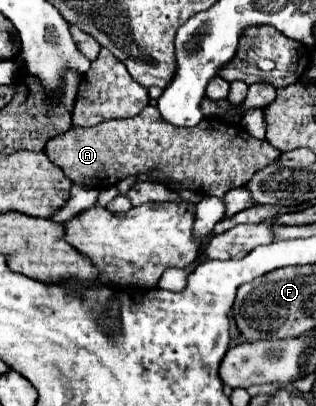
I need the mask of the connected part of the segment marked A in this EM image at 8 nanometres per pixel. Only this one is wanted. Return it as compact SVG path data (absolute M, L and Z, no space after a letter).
M146 106L138 116L126 120L104 120L92 128L72 126L62 136L52 138L44 152L72 182L98 190L114 186L128 176L152 176L154 180L164 178L182 190L218 198L224 198L232 188L244 186L254 172L280 156L278 148L250 136L238 122L210 116L194 128L178 128L166 124L156 106Z

